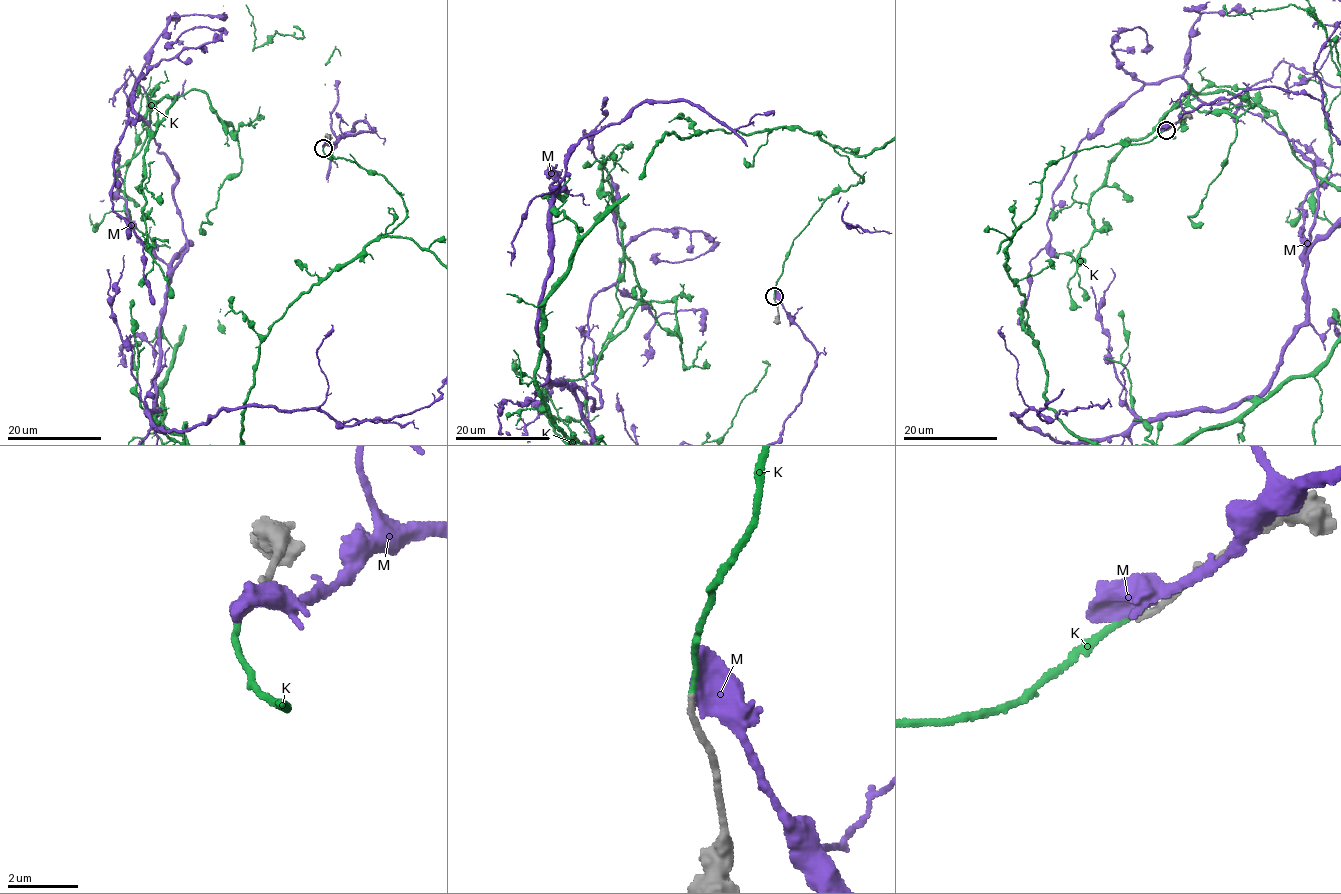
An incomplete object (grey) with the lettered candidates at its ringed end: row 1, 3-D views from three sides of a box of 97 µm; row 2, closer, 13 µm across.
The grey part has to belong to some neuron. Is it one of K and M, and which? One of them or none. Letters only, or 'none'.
none

